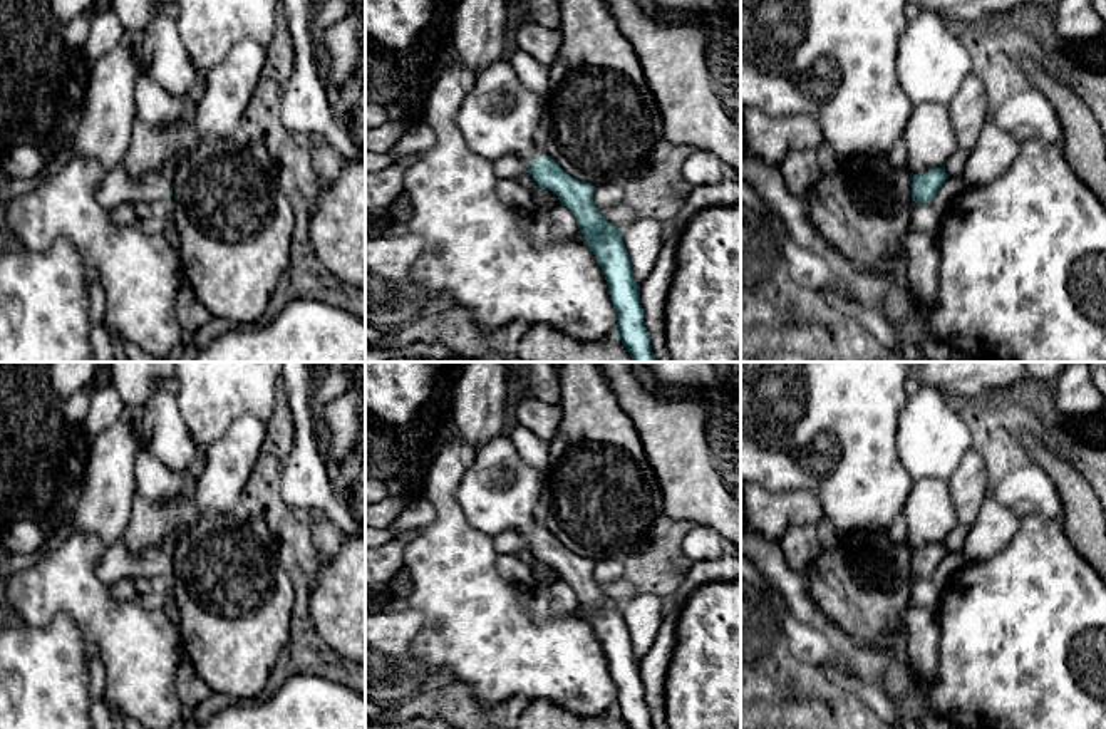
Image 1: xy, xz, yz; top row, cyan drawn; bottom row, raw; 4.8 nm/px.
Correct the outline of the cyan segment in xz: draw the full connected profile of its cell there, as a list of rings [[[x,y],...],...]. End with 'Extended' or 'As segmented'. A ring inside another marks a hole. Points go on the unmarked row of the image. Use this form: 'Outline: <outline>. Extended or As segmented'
Outline: [[[498,434],[484,446],[468,454],[466,473],[457,486],[456,499],[468,521],[476,530],[494,538],[498,533],[514,530],[528,540],[530,551],[543,563],[553,566],[560,580],[571,585],[580,607],[585,608],[585,620],[593,627],[605,649],[608,669],[617,684],[617,712],[630,729],[654,729],[650,709],[643,699],[640,680],[640,660],[633,654],[630,632],[623,620],[620,603],[607,597],[593,578],[595,561],[571,553],[546,528],[535,523],[535,509],[543,489],[541,471],[525,463],[509,436]]]. Extended

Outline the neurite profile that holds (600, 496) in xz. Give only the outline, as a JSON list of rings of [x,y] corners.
[[[563,362],[558,372],[563,417],[555,437],[548,441],[548,466],[541,471],[543,489],[535,513],[541,514],[545,528],[578,556],[592,561],[630,556],[652,538],[652,526],[664,514],[657,476],[632,419],[620,407],[603,370],[595,362]]]

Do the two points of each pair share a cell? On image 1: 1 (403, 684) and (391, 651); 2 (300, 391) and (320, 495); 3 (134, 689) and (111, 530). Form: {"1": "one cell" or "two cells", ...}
{"1": "one cell", "2": "one cell", "3": "two cells"}

